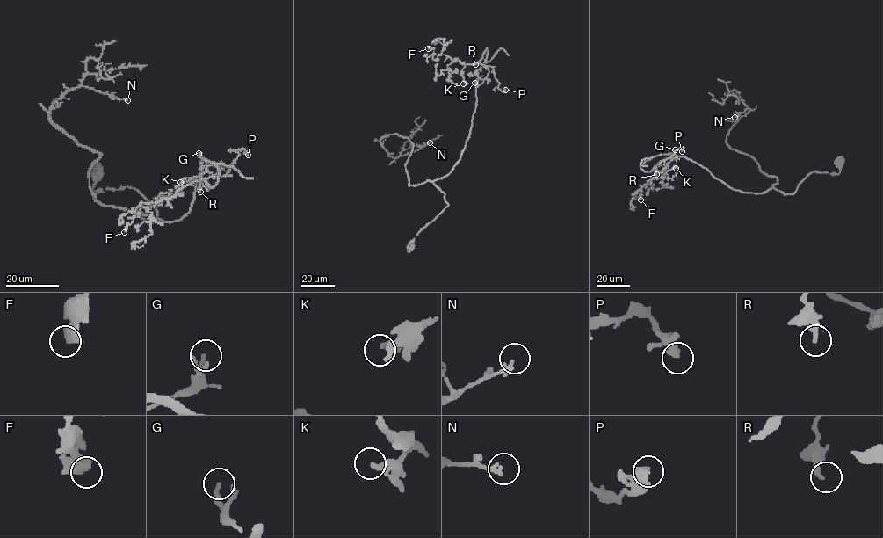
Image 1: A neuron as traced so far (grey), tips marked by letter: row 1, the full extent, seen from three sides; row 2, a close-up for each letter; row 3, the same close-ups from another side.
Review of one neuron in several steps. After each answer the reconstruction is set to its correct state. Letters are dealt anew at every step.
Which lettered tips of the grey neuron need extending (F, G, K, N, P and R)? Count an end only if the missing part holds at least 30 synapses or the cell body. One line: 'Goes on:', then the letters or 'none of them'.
Goes on: none of them

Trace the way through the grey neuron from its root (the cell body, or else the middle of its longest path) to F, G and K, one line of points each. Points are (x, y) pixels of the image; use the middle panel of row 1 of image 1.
F: (409, 247), (448, 205), (433, 182), (459, 159), (487, 55), (462, 64), (428, 48)
G: (409, 247), (448, 205), (433, 182), (445, 177), (459, 159), (476, 102), (477, 79), (474, 83)
K: (409, 247), (448, 205), (433, 182), (450, 171), (465, 147), (487, 48), (476, 64), (463, 68), (463, 83)

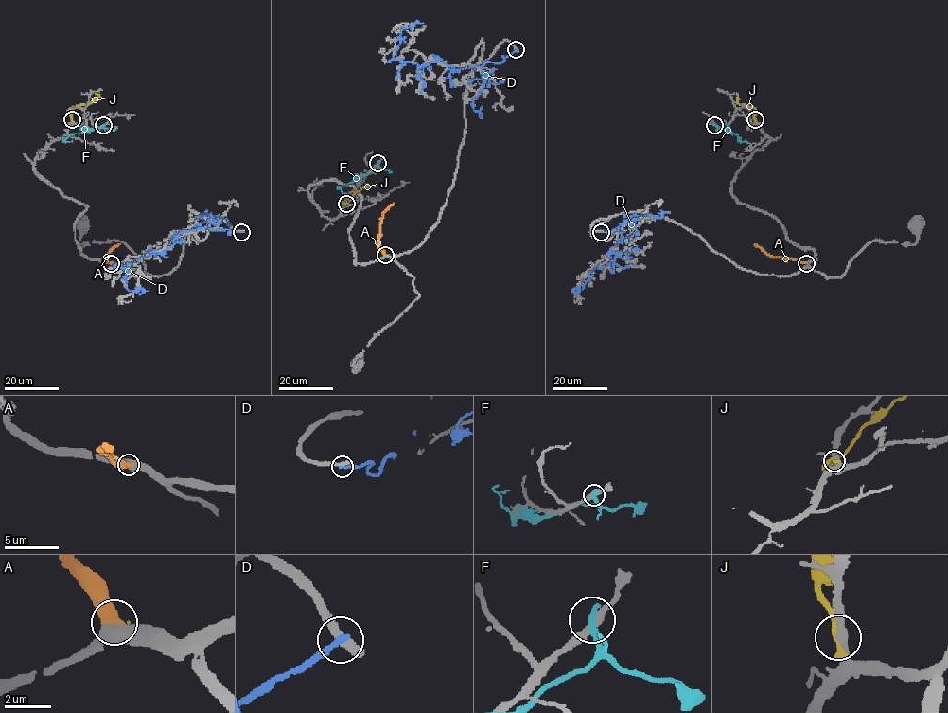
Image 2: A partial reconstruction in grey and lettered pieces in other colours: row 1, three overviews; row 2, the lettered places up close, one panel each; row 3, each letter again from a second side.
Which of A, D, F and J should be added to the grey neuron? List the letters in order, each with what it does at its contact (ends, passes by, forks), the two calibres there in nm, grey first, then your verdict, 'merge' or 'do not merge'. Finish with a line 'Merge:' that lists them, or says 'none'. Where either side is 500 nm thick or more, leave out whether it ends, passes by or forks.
A: 550/500 nm | merge
D: it ends | 320/280 nm | do not merge
F: it ends | 340/340 nm | do not merge
J: it ends | 360/280 nm | do not merge
Merge: A

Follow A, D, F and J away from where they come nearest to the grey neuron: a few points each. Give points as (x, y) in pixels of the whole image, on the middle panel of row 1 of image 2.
A: (385, 255), (378, 243), (381, 219), (394, 204)
D: (516, 49), (500, 62), (455, 70), (438, 58), (420, 67), (391, 59), (400, 32), (422, 23)
F: (378, 163), (378, 166), (369, 173), (340, 187), (346, 195)
J: (346, 203), (361, 188), (373, 186), (369, 185)

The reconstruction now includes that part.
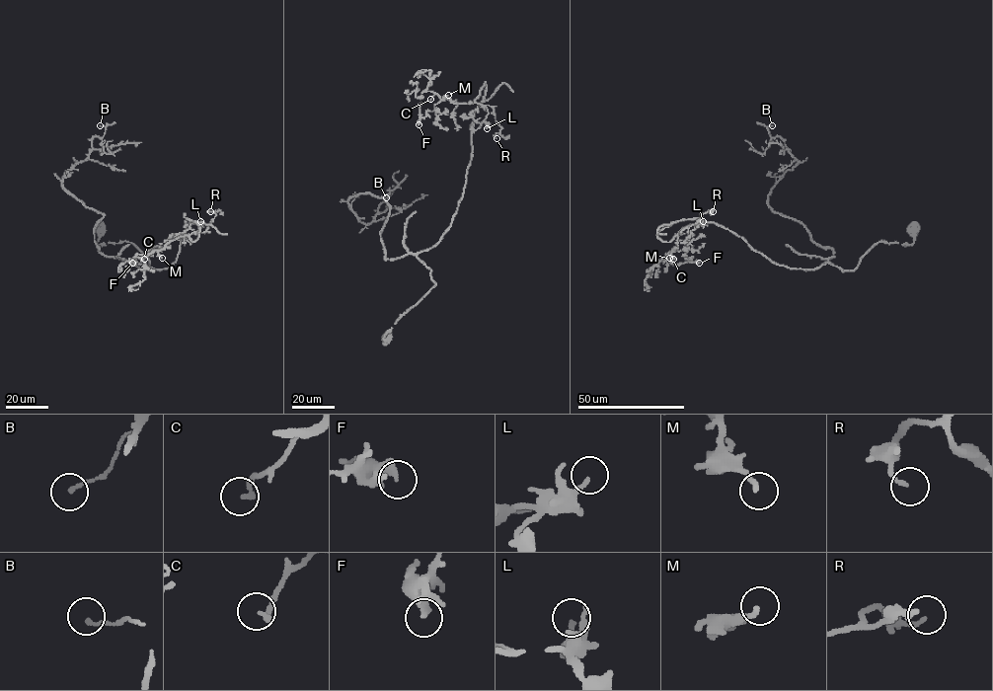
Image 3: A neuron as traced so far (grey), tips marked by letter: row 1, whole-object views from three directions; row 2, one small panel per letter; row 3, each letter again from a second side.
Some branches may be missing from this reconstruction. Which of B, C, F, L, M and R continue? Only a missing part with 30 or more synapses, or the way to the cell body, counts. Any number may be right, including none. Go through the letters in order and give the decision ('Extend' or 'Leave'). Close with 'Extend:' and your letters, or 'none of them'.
B: Leave
C: Extend
F: Leave
L: Leave
M: Leave
R: Leave
Extend: C

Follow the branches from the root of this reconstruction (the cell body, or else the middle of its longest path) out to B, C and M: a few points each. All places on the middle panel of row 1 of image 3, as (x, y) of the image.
B: (386, 339), (435, 284), (415, 256), (384, 259), (383, 198), (347, 203), (370, 223), (386, 197)
C: (386, 339), (435, 284), (417, 255), (438, 242), (457, 209), (486, 83), (470, 104), (436, 95), (430, 99)
M: (386, 339), (435, 284), (417, 255), (438, 242), (457, 209), (486, 83), (470, 104), (453, 103), (448, 95)

